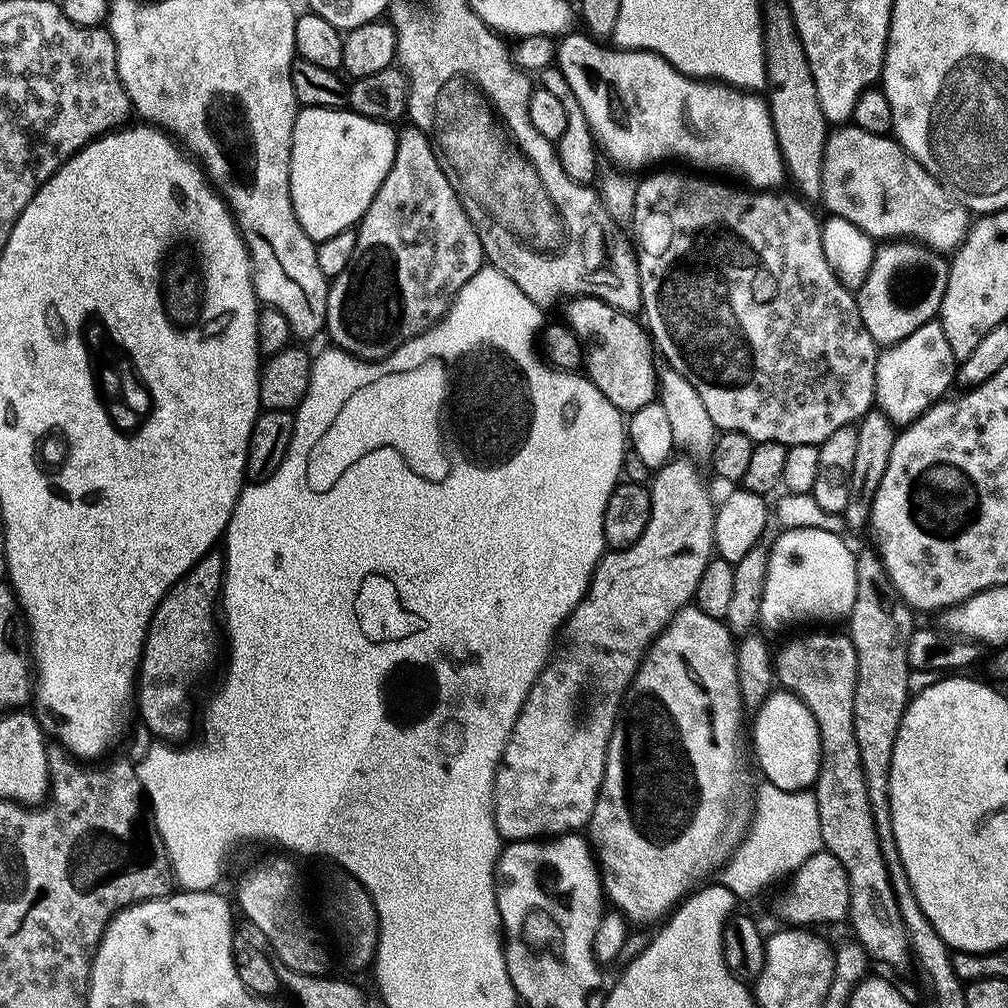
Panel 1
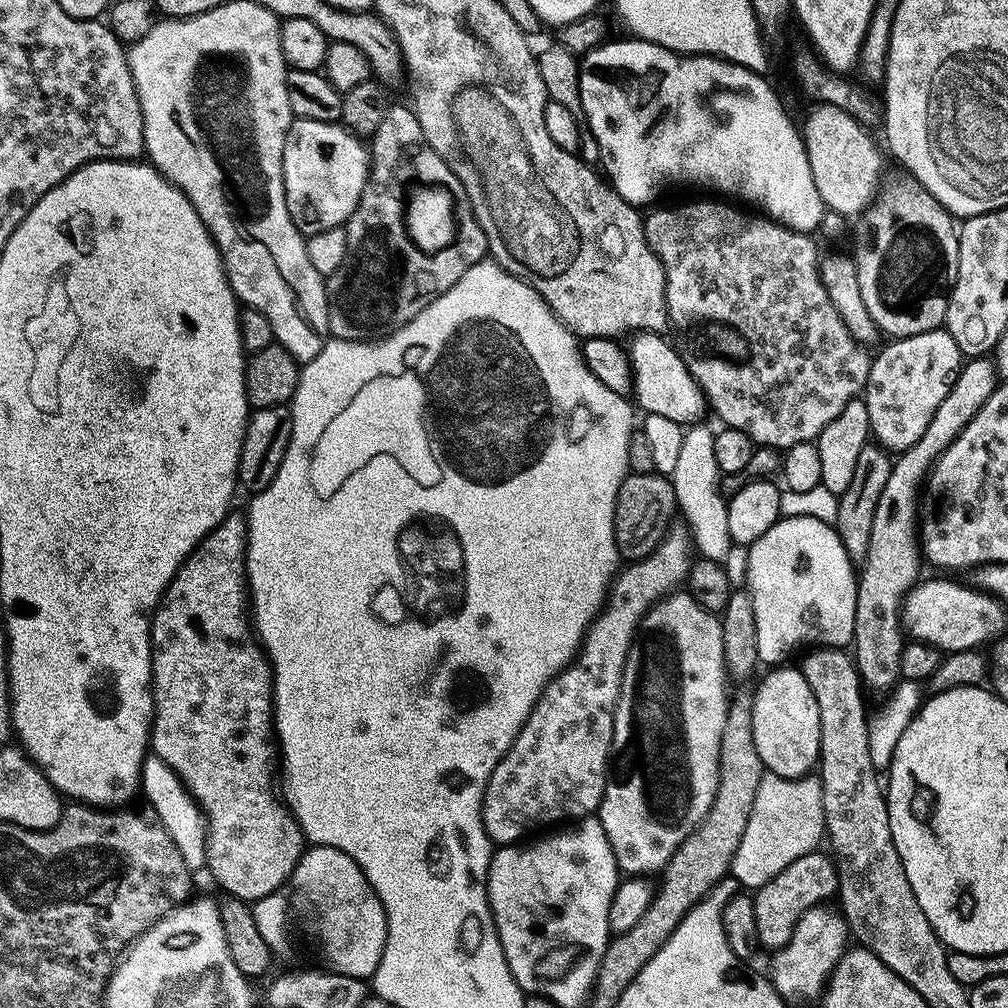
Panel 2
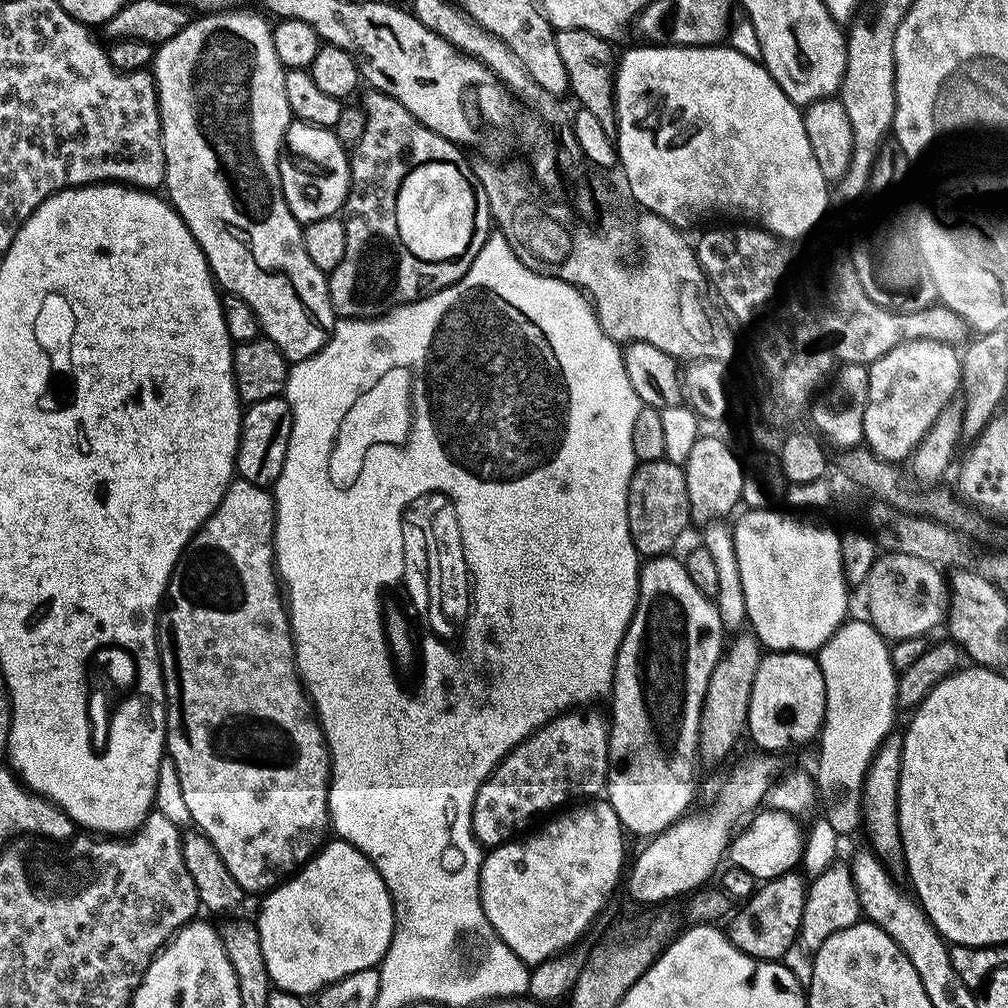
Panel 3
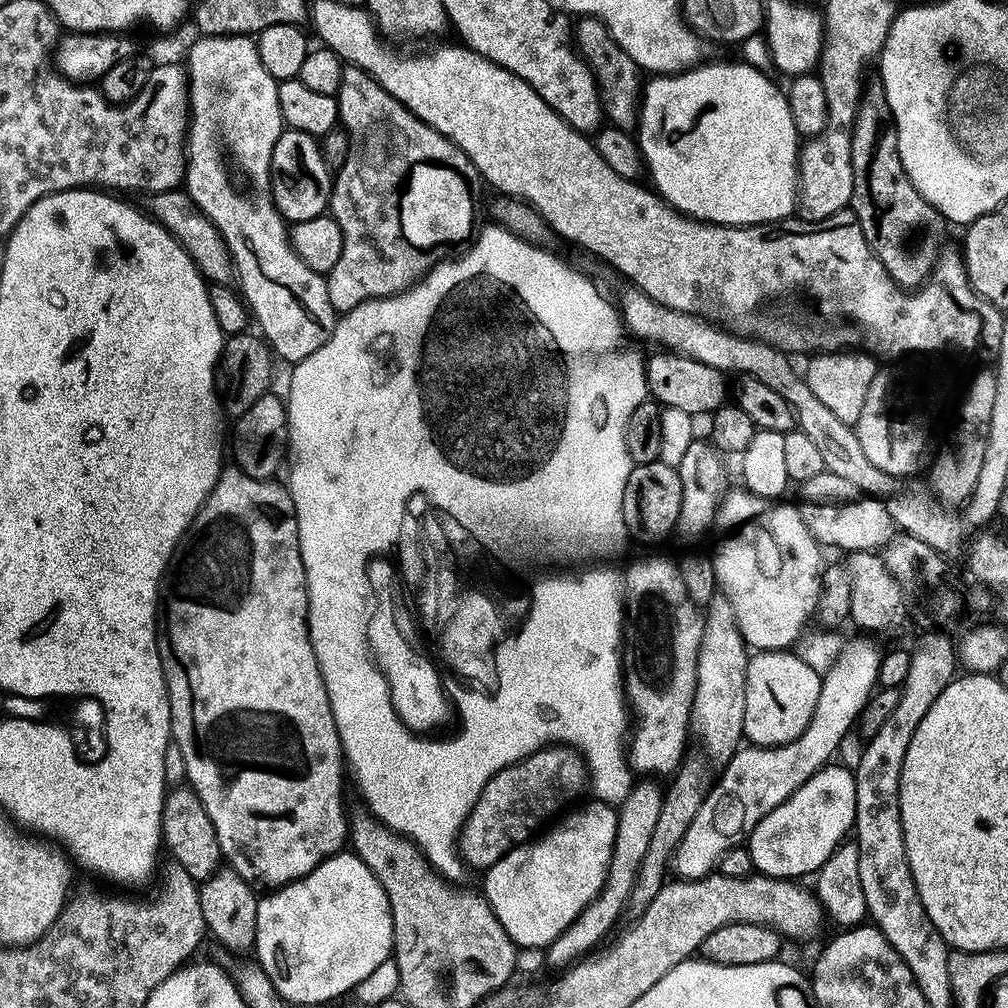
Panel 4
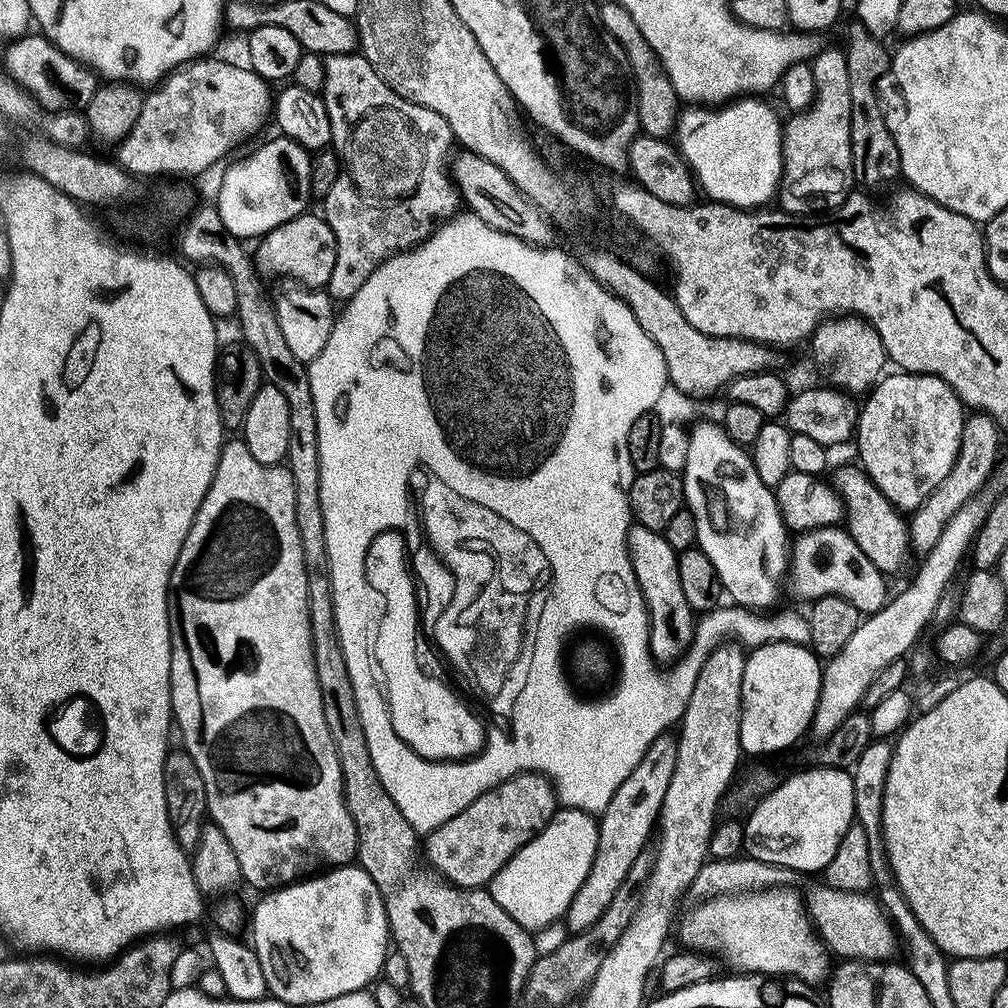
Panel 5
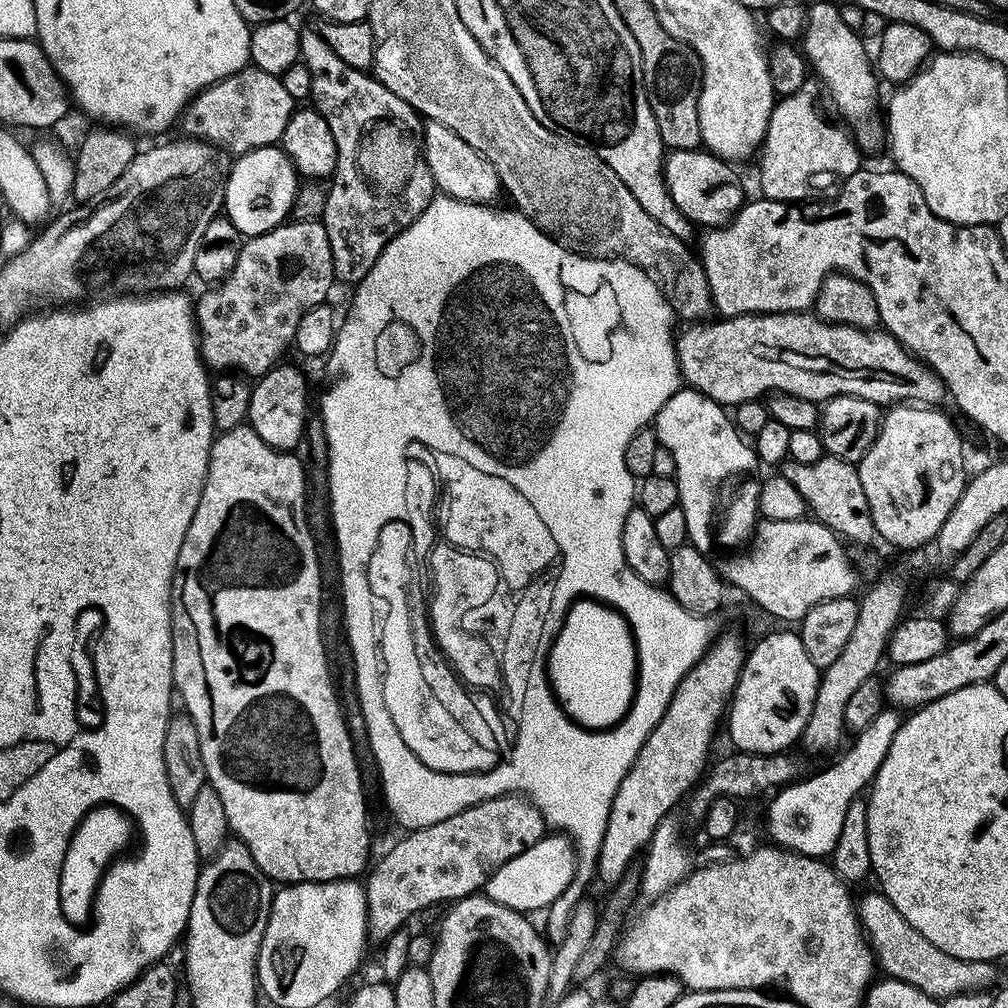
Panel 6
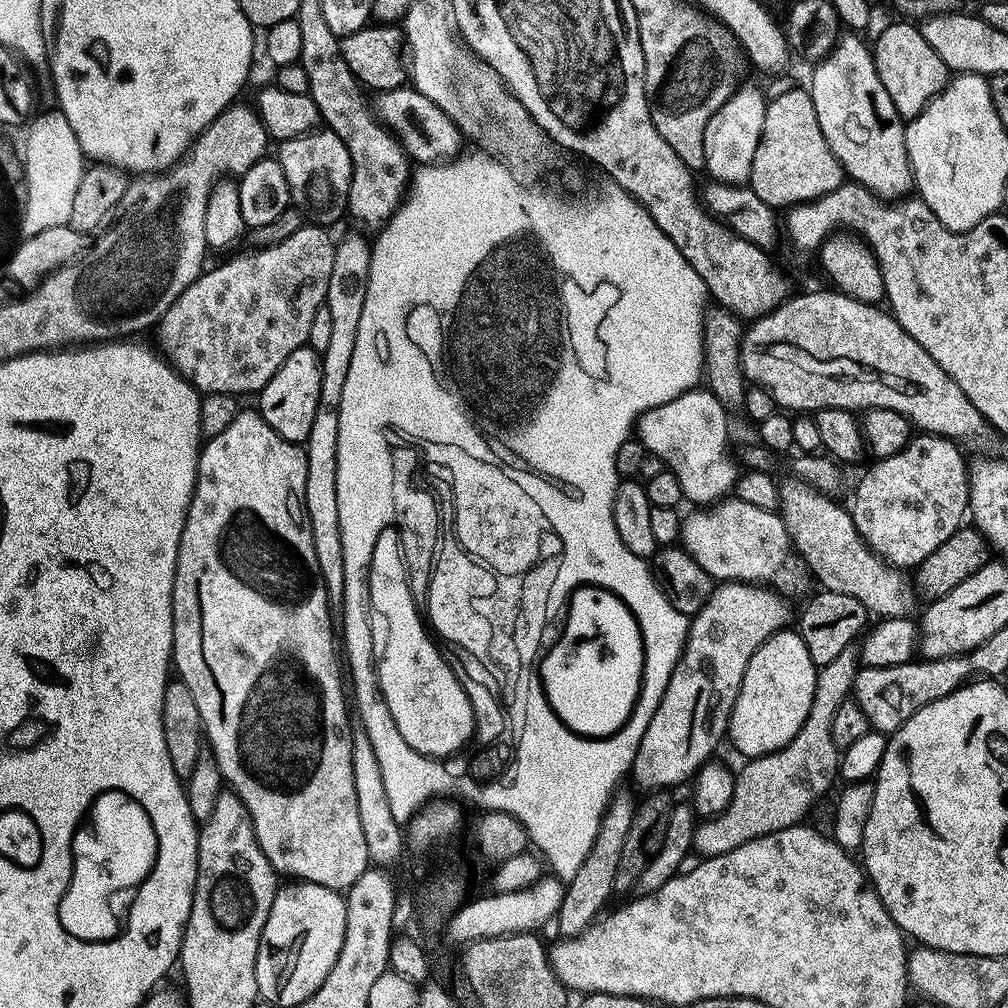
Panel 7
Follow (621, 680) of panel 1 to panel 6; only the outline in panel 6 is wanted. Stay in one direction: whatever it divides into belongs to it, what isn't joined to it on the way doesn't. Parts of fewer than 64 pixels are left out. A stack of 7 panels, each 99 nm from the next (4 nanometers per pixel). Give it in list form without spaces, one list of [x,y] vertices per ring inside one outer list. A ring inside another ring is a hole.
[[[509,794],[478,802],[434,826],[411,829],[381,858],[371,865],[368,881],[363,881],[364,897],[368,907],[368,934],[374,941],[384,942],[400,927],[407,925],[415,912],[431,904],[444,904],[479,893],[488,879],[510,858],[518,858],[522,850],[530,850],[546,834],[544,816],[523,794]]]

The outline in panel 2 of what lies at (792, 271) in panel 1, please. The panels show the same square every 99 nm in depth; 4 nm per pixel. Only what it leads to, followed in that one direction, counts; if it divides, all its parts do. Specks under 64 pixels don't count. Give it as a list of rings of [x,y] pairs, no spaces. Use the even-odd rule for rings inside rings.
[[[720,198],[712,199],[716,200],[692,200],[689,204],[660,208],[657,212],[647,213],[644,222],[648,243],[652,245],[652,249],[656,251],[664,266],[664,301],[668,306],[671,327],[674,326],[680,331],[678,351],[688,364],[690,374],[707,397],[711,411],[716,411],[721,425],[742,430],[752,440],[753,445],[775,450],[798,446],[798,442],[814,442],[822,434],[822,430],[826,430],[826,426],[834,418],[838,418],[842,410],[846,410],[849,402],[863,393],[868,384],[873,357],[870,352],[868,356],[869,349],[852,336],[841,309],[839,307],[836,309],[836,304],[832,301],[833,293],[824,284],[822,260],[816,257],[816,244],[809,233],[796,232],[764,214],[751,216],[750,213],[743,212],[748,210],[735,203],[725,202]]]

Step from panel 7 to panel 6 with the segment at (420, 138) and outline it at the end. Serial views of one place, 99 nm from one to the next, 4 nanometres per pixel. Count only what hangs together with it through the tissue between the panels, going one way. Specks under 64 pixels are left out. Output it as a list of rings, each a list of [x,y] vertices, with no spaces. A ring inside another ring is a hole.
[[[433,124],[424,125],[424,160],[430,166],[432,183],[443,195],[453,196],[455,200],[464,200],[467,204],[491,205],[496,195],[501,195],[502,189],[498,170],[490,166],[490,162],[470,142],[462,142],[450,126]]]

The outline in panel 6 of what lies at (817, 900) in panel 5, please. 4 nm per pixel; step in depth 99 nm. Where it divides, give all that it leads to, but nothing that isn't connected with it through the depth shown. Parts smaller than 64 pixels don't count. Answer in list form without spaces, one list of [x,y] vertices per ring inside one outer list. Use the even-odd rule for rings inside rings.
[[[873,890],[859,897],[858,911],[860,927],[885,977],[906,982],[922,990],[922,994],[941,1002],[954,994],[983,992],[993,987],[991,984],[996,980],[997,967],[993,961],[954,958],[946,954],[946,950],[938,950],[934,942],[922,938],[922,934],[918,934],[918,930],[914,930],[914,926],[910,926],[910,922],[906,922],[898,910],[894,910],[890,898],[886,898],[883,892]]]

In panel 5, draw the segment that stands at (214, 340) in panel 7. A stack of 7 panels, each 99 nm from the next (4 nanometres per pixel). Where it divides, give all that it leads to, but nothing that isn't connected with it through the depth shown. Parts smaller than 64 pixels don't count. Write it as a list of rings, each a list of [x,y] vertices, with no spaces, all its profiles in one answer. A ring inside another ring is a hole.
[[[305,214],[290,222],[282,222],[282,226],[267,232],[257,244],[260,245],[256,252],[254,248],[254,264],[265,277],[288,276],[284,278],[306,288],[320,290],[330,282],[330,274],[334,274],[336,239],[334,230],[330,230],[323,215]]]

